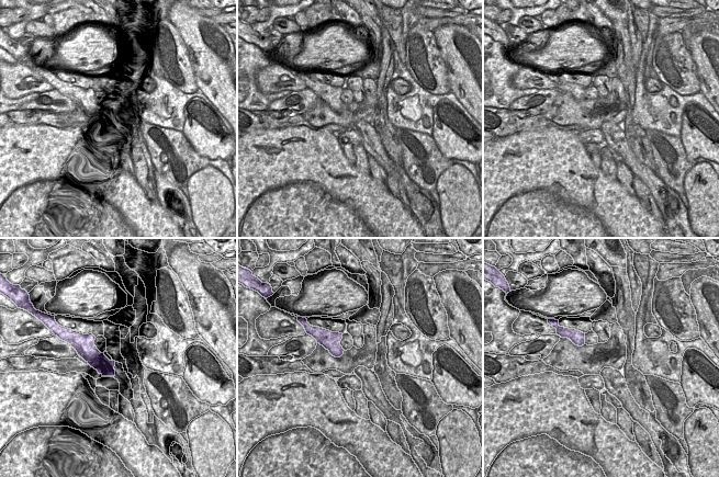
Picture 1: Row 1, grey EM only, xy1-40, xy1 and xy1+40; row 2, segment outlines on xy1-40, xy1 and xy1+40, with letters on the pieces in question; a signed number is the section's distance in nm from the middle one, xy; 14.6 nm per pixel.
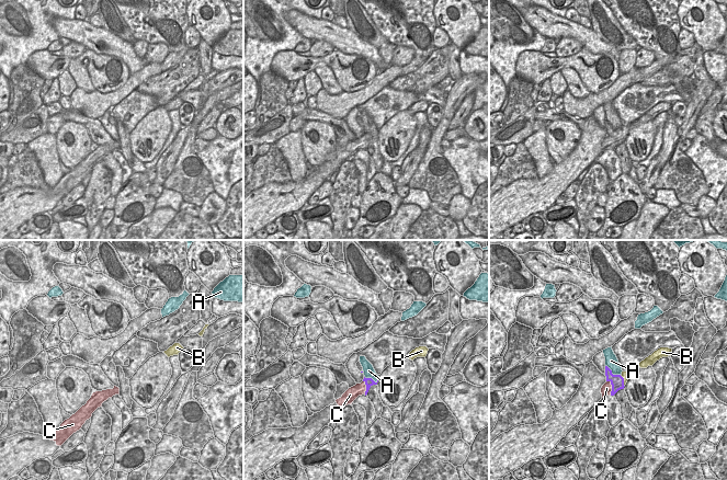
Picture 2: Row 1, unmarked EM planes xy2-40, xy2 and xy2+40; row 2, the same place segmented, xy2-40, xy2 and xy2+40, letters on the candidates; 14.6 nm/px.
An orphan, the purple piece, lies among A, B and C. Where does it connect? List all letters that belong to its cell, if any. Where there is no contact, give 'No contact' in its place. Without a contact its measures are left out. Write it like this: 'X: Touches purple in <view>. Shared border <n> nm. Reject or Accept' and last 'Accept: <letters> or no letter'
A: Touches purple in xy2+40. Shared border 260 nm. Reject
B: Touches purple in xy2+40. Shared border 190 nm. Reject
C: Touches purple in xy2+40. Shared border 240 nm. Reject
Accept: no letter

